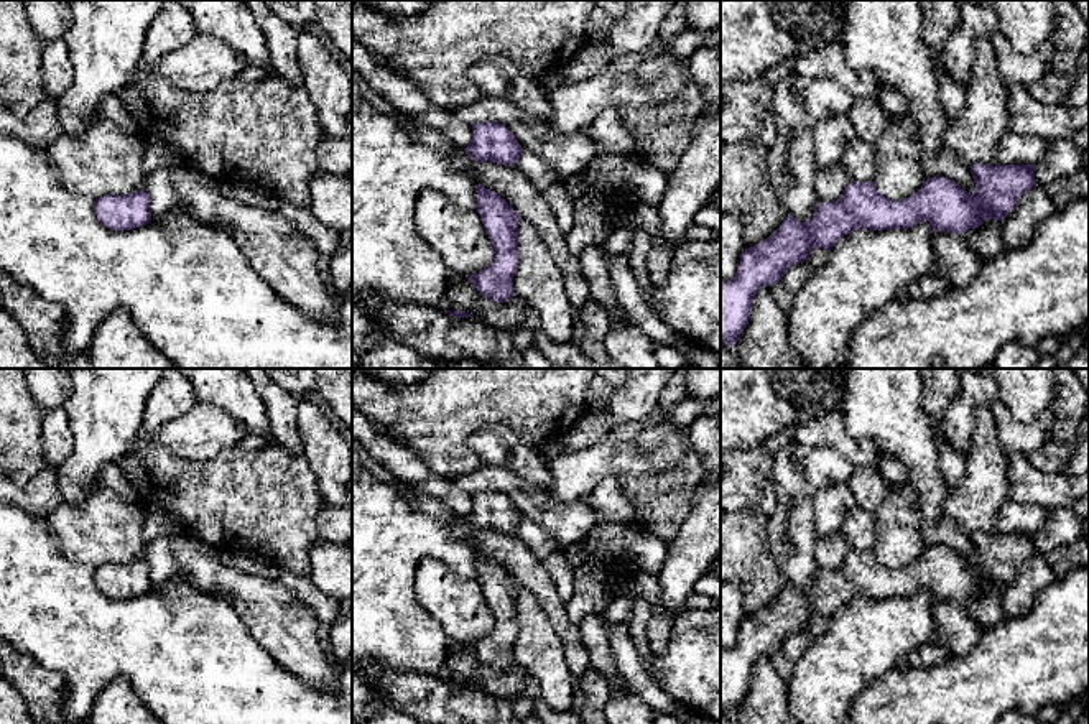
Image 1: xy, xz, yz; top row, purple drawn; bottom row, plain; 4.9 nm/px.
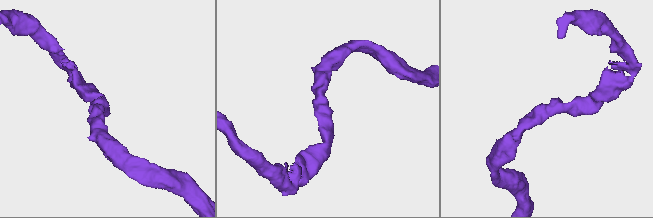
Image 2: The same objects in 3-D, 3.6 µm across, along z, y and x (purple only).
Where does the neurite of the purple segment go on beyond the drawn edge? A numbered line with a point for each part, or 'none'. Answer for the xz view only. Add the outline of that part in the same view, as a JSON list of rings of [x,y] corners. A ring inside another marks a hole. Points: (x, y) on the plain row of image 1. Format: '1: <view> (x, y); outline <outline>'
none

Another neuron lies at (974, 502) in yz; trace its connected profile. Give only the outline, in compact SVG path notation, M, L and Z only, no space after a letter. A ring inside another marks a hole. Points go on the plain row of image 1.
M980 405L974 418L972 446L966 454L966 476L948 492L944 513L964 535L995 535L999 510L1008 499L1008 452L999 439L990 406Z

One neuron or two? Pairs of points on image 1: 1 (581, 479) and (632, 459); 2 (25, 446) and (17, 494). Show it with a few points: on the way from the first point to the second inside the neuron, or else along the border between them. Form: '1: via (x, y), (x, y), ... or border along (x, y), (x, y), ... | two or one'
1: via (594, 466), (602, 459), (619, 459) | one
2: border along (46, 464), (25, 486), (17, 487) | two

